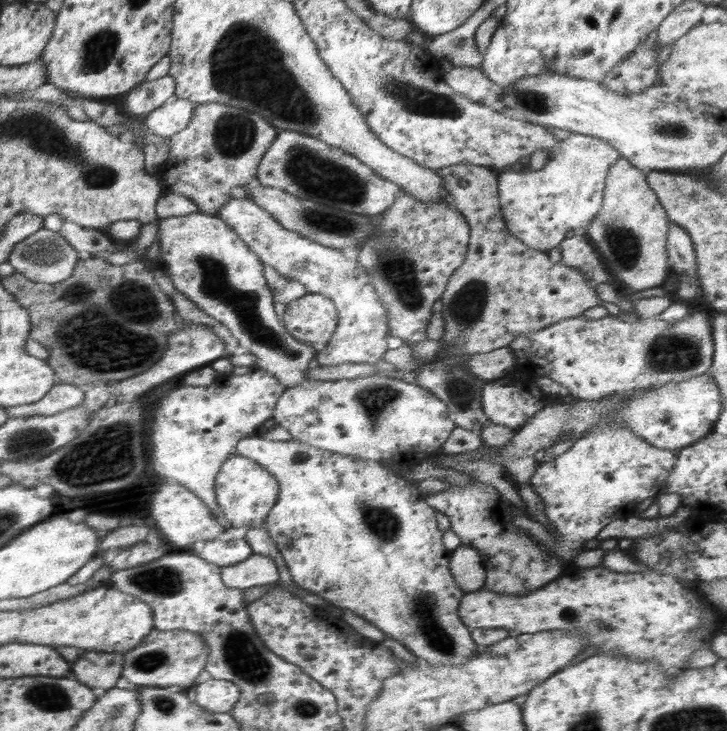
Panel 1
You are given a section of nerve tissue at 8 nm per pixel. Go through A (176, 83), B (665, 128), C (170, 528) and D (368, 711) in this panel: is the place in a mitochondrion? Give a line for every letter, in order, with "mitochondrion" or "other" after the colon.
A: other
B: mitochondrion
C: other
D: other

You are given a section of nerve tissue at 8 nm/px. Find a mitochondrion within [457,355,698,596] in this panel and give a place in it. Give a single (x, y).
(665, 417)

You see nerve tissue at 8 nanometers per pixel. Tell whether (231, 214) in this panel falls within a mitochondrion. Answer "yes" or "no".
no

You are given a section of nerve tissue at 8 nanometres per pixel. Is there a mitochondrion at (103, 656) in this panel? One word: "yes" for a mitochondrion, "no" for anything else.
no

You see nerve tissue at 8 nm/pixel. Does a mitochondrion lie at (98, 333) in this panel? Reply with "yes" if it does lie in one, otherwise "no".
yes

